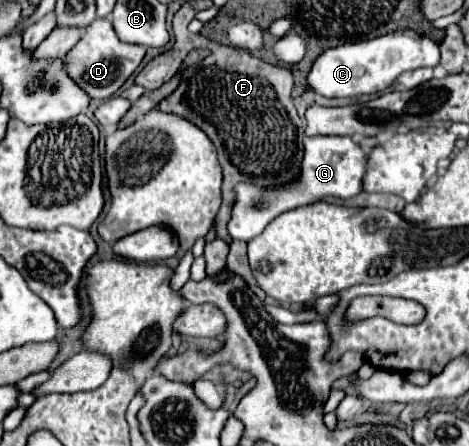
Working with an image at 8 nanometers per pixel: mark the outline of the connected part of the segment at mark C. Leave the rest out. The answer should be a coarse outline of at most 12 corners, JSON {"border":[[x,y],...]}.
{"border":[[414,30],[324,50],[306,76],[326,98],[386,90],[438,66],[440,44]]}

